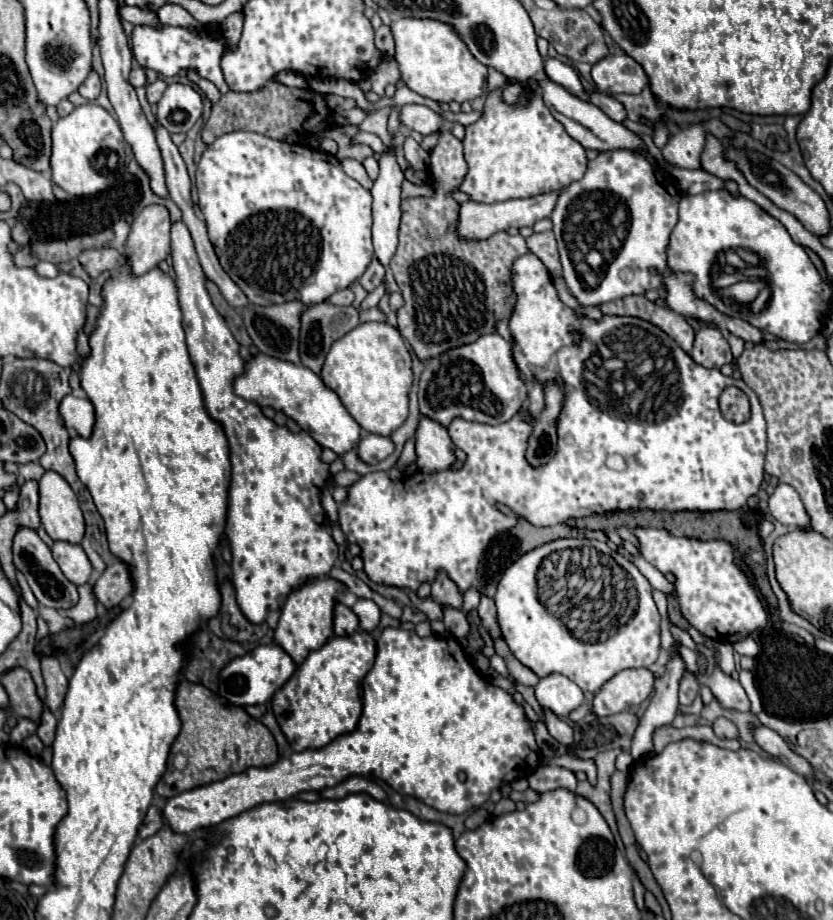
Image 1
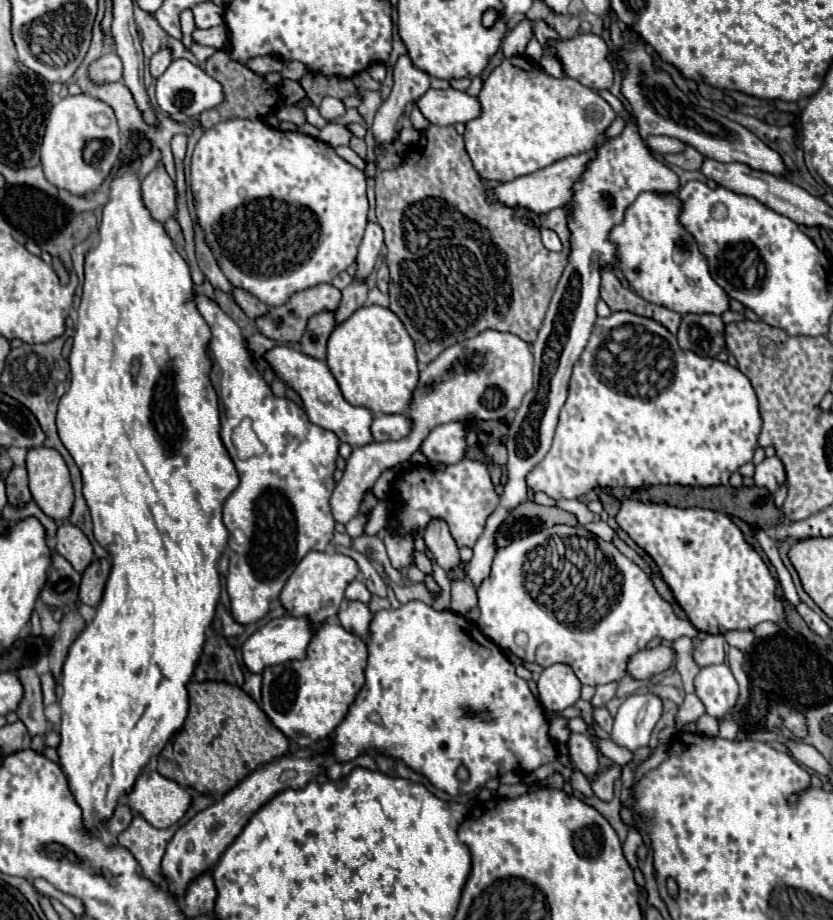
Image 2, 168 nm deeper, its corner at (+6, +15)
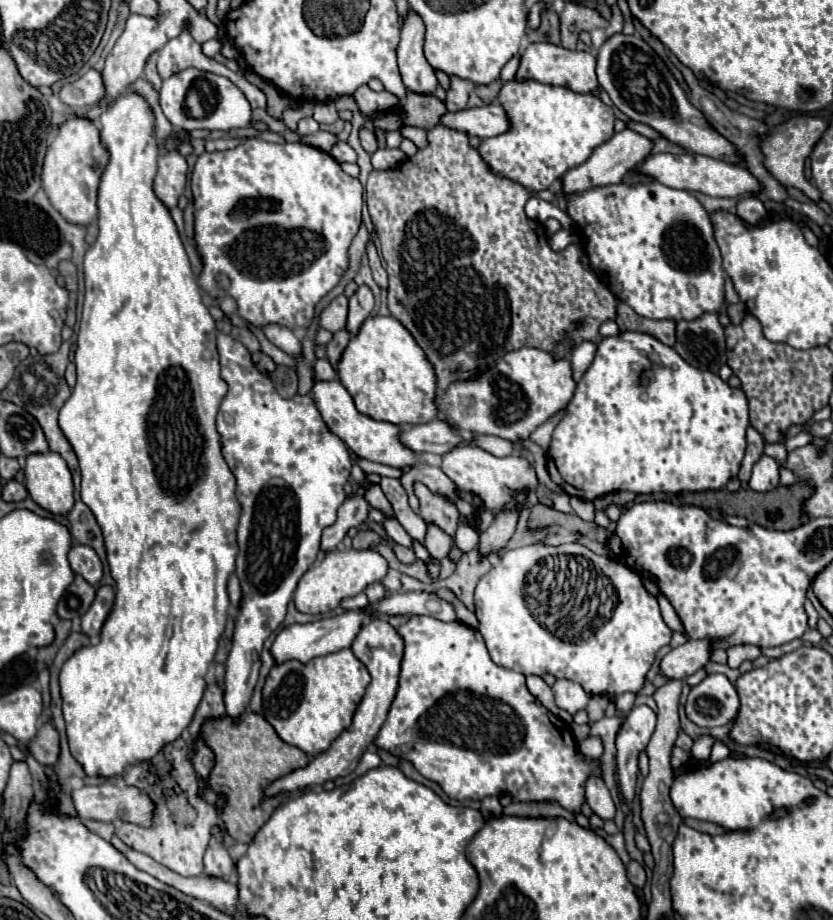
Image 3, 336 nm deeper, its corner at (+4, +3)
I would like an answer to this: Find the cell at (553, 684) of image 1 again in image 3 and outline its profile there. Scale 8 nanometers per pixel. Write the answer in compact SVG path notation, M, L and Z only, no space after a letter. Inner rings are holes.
M557 679L553 685L553 695L555 695L557 707L565 709L571 715L585 709L589 701L589 695L583 691L583 687L569 679Z

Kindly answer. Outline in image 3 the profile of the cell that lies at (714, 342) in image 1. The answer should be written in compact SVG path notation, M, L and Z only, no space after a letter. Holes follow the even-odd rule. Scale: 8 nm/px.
M703 313L693 321L677 321L675 351L693 367L717 373L725 357L725 335L717 313Z

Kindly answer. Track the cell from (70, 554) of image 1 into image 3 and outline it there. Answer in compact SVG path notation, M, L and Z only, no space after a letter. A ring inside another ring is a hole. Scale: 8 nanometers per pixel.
M73 545L73 549L69 551L69 563L71 563L71 569L77 575L81 575L85 581L89 581L91 585L99 585L103 577L103 563L91 547Z

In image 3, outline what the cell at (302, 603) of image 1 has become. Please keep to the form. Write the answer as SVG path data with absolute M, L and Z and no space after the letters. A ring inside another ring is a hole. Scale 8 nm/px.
M335 549L331 553L325 555L325 559L317 565L313 565L301 579L295 591L295 607L301 613L309 613L309 615L321 615L327 613L331 609L335 609L341 599L345 597L353 597L361 591L365 591L367 585L381 581L389 571L387 561L371 549L365 551L357 551L357 549Z

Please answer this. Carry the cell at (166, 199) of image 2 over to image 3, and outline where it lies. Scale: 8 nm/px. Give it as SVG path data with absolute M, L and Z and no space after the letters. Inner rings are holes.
M167 151L159 157L159 169L155 177L155 193L157 197L173 209L177 199L183 195L187 185L187 161L179 151Z

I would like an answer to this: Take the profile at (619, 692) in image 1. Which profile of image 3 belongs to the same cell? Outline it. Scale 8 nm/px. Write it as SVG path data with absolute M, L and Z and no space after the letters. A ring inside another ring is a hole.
M691 639L675 649L671 649L661 659L661 671L667 679L687 679L695 671L703 669L711 661L713 641Z

